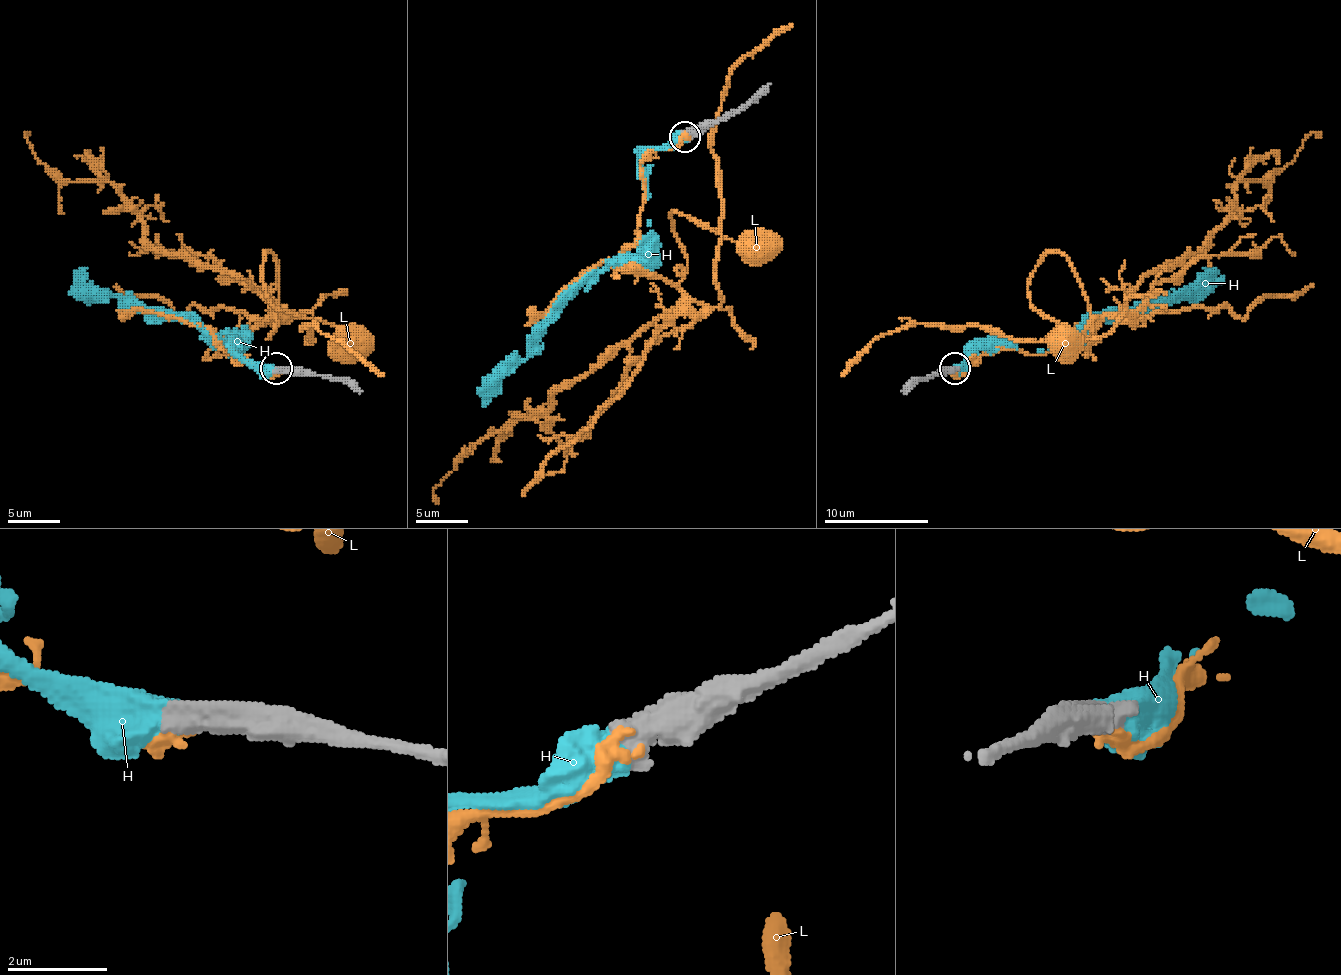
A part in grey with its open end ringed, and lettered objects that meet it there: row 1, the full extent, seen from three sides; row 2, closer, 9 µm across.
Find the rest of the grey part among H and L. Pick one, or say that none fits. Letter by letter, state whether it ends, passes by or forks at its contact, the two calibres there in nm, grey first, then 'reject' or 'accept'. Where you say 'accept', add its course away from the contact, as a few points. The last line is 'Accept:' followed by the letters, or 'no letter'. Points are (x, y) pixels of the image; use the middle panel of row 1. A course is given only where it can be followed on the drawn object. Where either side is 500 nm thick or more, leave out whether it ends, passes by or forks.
H: calibres 600 and 750 nm; accept; course (684, 136), (655, 147), (642, 160), (650, 238), (634, 254), (616, 257), (598, 270), (571, 296), (482, 406)
L: calibres 650 and 280 nm; reject
Accept: H

